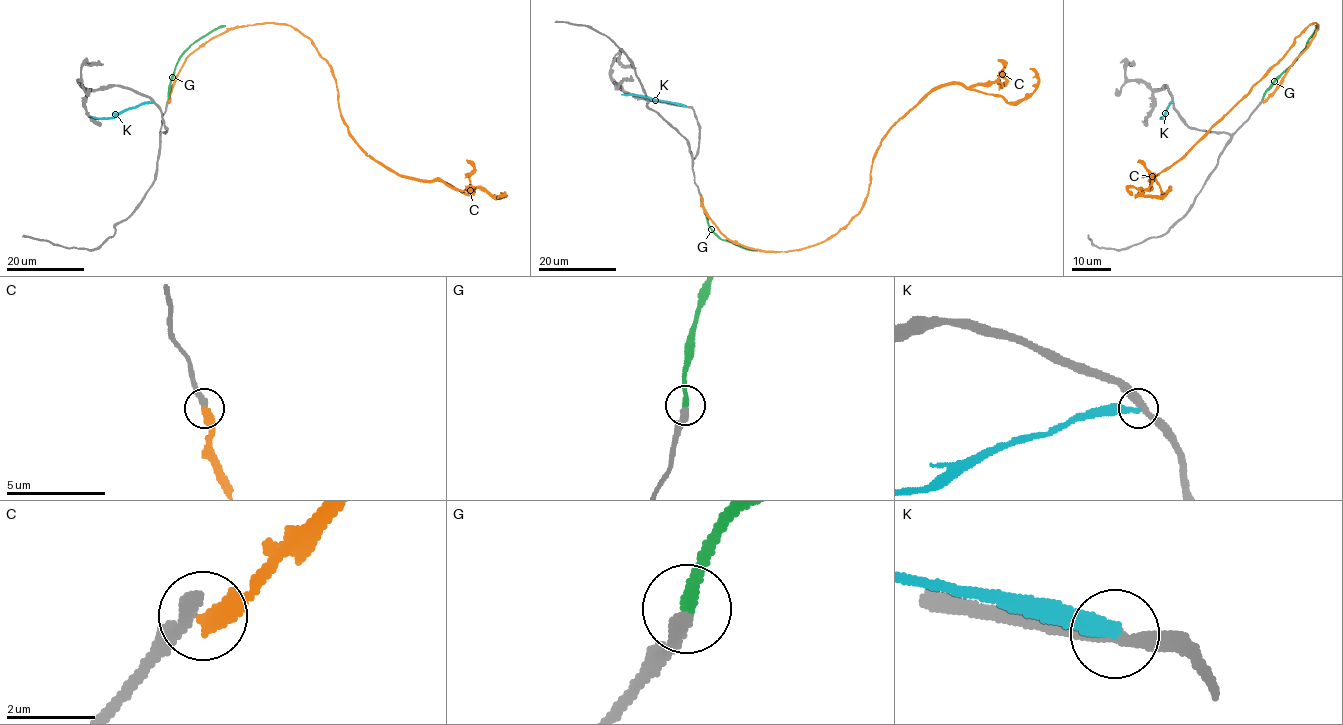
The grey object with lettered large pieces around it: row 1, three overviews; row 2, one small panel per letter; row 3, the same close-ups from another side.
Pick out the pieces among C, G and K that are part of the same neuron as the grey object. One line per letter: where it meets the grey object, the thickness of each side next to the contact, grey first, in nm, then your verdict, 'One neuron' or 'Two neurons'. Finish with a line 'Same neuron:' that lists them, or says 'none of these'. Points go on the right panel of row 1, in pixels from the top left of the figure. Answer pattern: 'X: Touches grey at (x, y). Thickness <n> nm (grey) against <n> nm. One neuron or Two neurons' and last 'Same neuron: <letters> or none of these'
C: Touches grey at (1263, 101). Thickness 400 nm (grey) against 460 nm. Two neurons
G: Touches grey at (1262, 99). Thickness 360 nm (grey) against 260 nm. One neuron
K: Touches grey at (1173, 102). Thickness 340 nm (grey) against 360 nm. Two neurons
Same neuron: G

